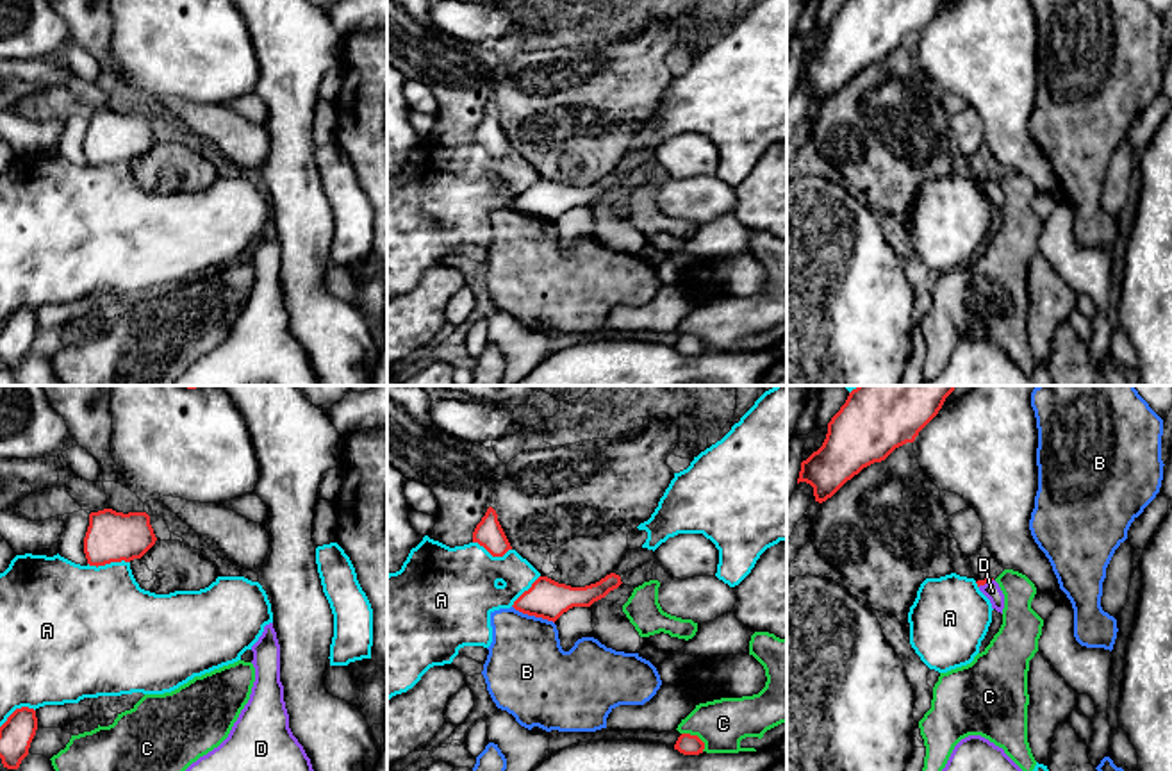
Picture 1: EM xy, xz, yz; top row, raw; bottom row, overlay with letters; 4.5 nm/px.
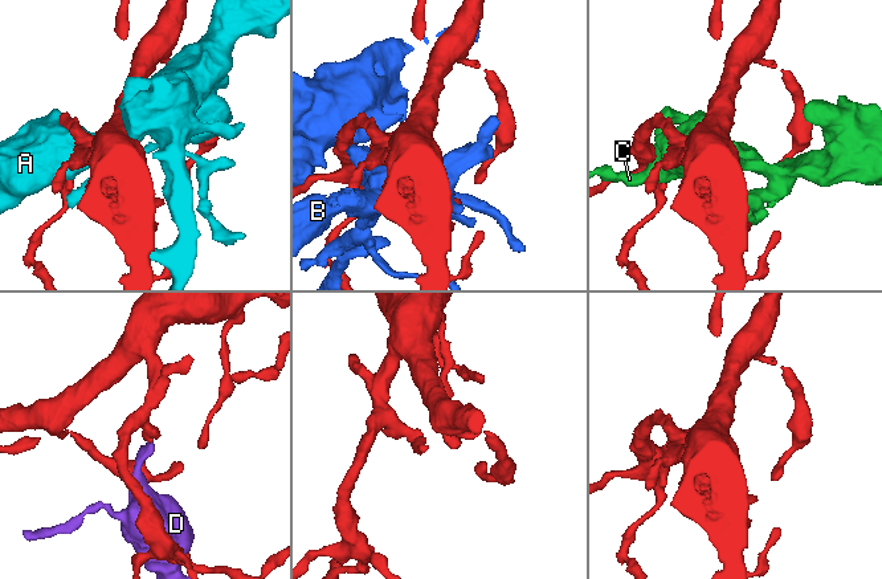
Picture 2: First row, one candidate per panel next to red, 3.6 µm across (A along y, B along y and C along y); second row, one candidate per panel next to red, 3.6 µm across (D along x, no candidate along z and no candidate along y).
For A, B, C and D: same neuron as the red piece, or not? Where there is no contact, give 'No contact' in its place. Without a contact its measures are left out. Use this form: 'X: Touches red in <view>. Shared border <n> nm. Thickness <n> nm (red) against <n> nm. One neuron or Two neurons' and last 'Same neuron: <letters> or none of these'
A: Touches red in xy. Shared border 190 nm. Thickness 220 nm (red) against 440 nm. Two neurons
B: Touches red in xz. Shared border 200 nm. Thickness 180 nm (red) against 360 nm. Two neurons
C: Touches red in xz. Shared border 130 nm. Thickness 100 nm (red) against 220 nm. Two neurons
D: Touches red in yz. Shared border 80 nm. Thickness 30 nm (red) against 80 nm. One neuron
Same neuron: D

